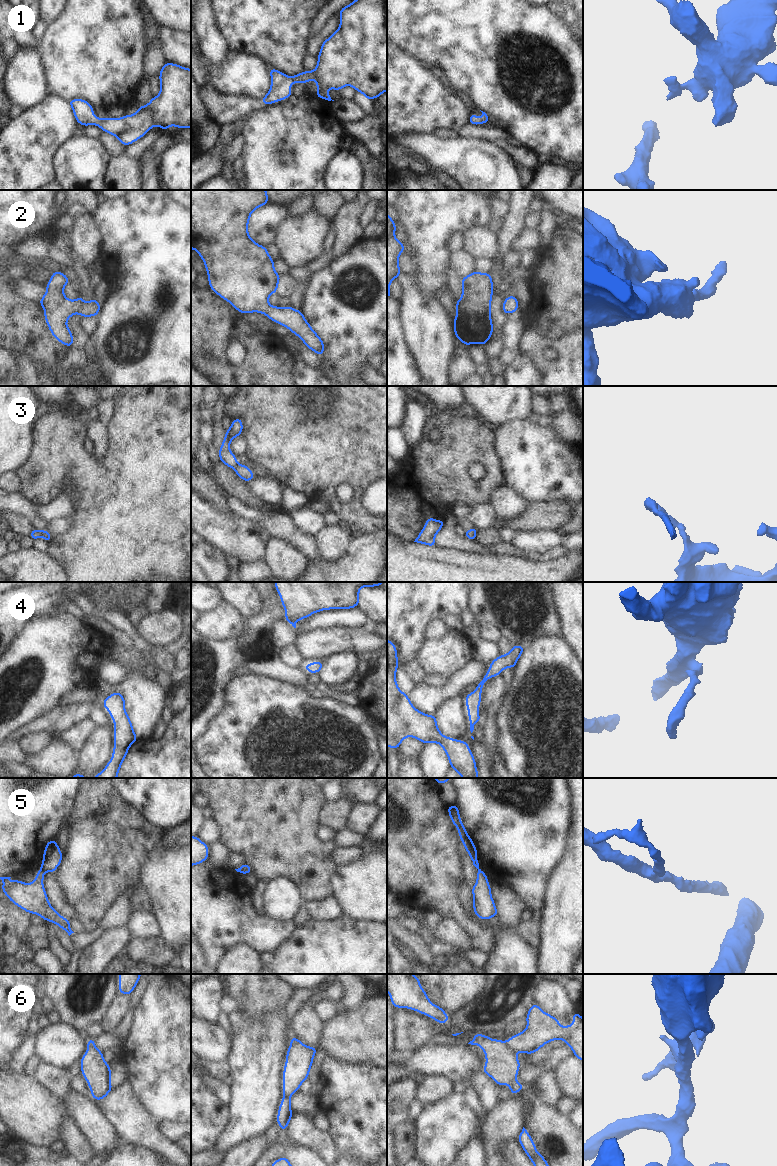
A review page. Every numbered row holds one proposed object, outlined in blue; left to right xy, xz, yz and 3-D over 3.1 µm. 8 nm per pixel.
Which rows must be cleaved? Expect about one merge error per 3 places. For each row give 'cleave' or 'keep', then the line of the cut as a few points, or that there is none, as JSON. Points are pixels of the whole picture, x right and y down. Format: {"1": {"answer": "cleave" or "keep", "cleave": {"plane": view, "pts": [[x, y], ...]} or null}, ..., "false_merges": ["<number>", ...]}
{"1": {"answer": "keep", "cleave": null}, "2": {"answer": "keep", "cleave": null}, "3": {"answer": "cleave", "cleave": {"plane": "xy", "pts": [[40, 531], [42, 536]]}}, "4": {"answer": "keep", "cleave": null}, "5": {"answer": "cleave", "cleave": {"plane": "xy", "pts": [[41, 868], [45, 871]]}}, "6": {"answer": "cleave", "cleave": {"plane": "yz", "pts": [[505, 1041], [516, 1052]]}}, "false_merges": ["3", "5", "6"]}

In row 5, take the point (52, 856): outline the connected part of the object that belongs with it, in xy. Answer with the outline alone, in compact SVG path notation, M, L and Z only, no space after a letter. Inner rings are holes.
M49 840L43 852L41 869L45 872L54 873L62 862L62 852L55 840Z

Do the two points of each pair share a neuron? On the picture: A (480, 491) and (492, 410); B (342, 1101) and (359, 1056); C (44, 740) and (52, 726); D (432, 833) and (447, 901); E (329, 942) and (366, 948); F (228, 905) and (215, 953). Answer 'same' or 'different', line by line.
A: different
B: different
C: different
D: same
E: same
F: same

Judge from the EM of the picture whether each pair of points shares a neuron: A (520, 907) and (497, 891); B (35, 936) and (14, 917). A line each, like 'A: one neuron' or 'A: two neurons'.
A: one neuron
B: two neurons

